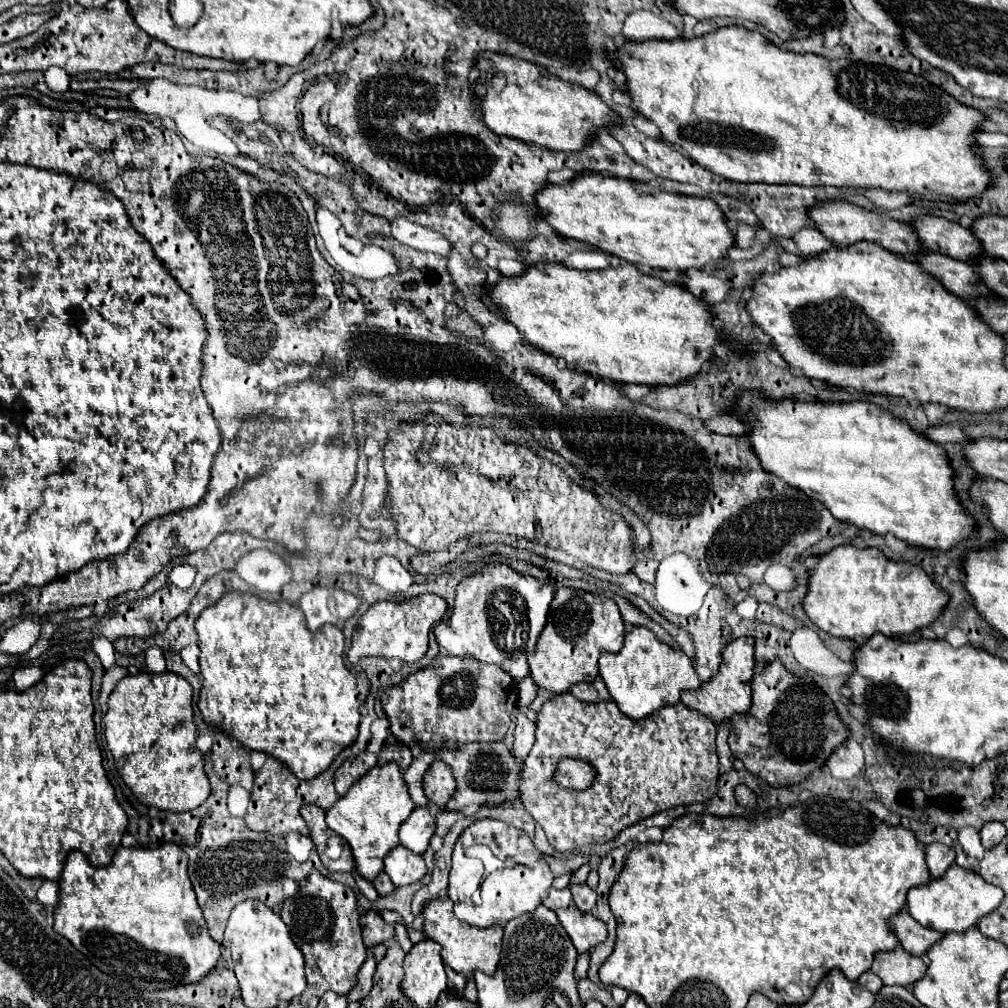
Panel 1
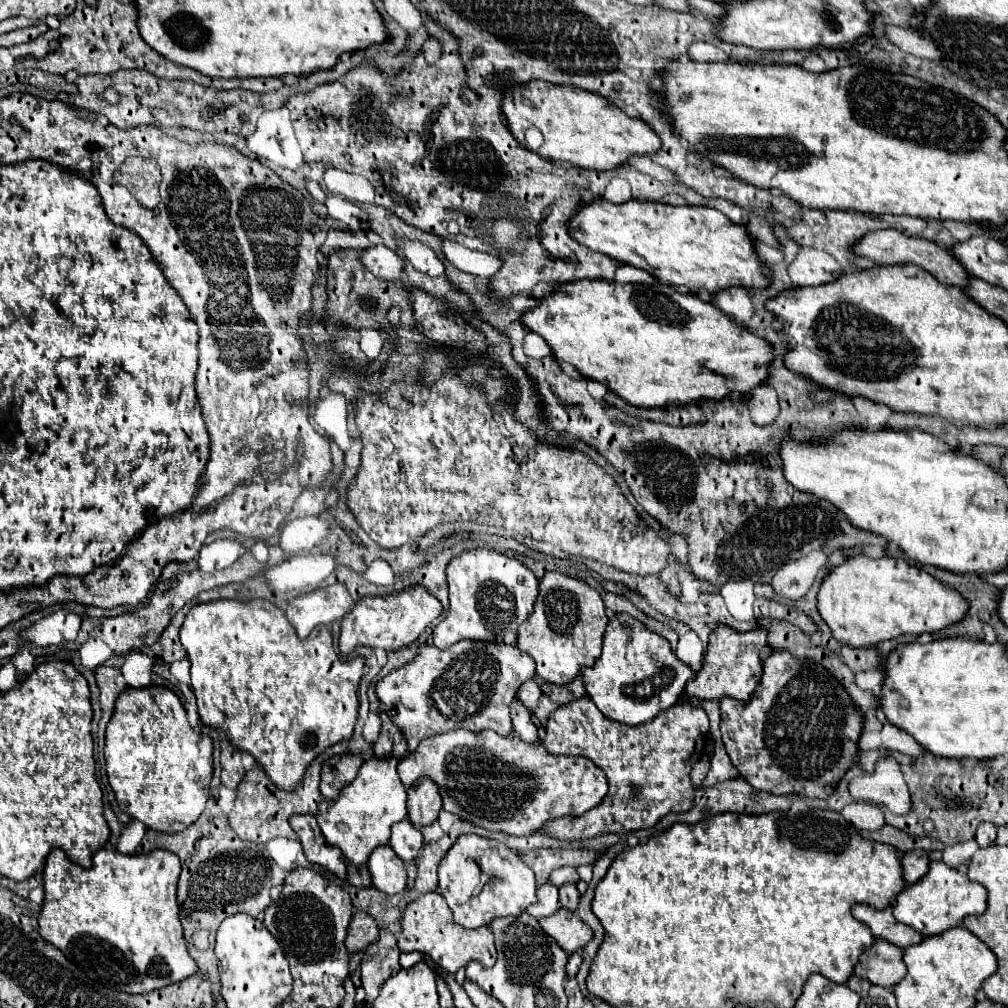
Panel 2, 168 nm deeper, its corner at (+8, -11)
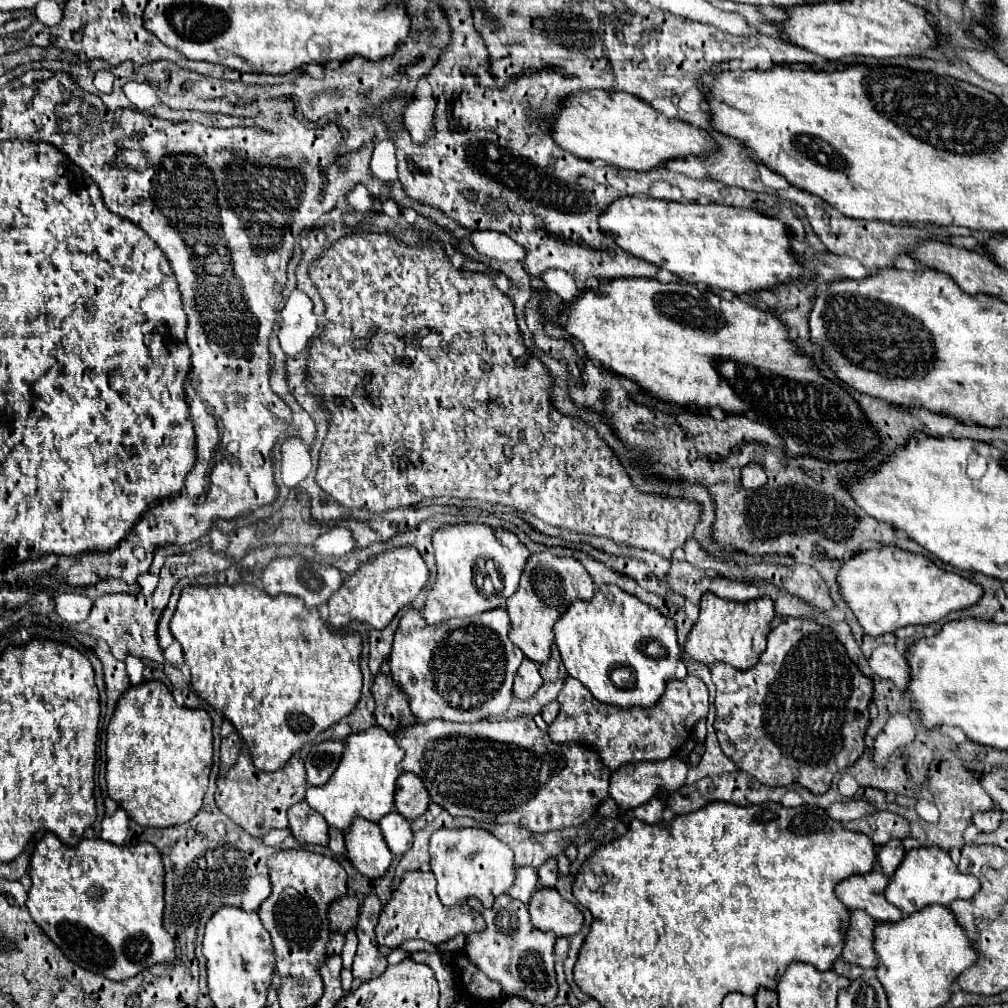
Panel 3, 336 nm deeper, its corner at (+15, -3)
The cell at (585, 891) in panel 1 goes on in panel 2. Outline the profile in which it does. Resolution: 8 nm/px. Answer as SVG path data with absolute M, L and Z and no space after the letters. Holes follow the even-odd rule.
M564 884L558 888L560 892L560 908L576 910L576 904L580 900L580 892L576 890L576 884Z

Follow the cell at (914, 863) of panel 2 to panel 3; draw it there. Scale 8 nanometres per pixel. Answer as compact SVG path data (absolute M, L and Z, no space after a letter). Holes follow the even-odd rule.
M889 840L889 844L881 846L881 850L877 852L877 862L883 868L883 872L889 876L895 874L903 858L905 858L905 848L901 840Z

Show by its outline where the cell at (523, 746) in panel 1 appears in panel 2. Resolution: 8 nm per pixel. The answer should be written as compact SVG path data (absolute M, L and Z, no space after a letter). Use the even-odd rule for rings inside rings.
M518 698L512 700L510 708L512 708L514 732L520 736L520 740L536 742L538 740L538 734L536 734L536 724L532 722L532 710L528 706L524 706Z

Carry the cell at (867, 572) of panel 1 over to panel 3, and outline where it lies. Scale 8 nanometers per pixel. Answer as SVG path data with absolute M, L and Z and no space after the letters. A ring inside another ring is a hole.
M895 546L871 548L851 556L841 564L837 582L839 594L857 616L867 636L895 632L909 624L937 622L949 612L973 606L983 594L981 586L961 578L959 574L937 568L927 556L911 554Z

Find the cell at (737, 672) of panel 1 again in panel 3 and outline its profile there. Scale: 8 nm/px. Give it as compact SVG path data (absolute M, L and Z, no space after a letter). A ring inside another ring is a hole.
M703 594L699 608L699 620L687 636L683 658L687 662L701 662L705 666L723 662L737 670L753 668L753 664L757 664L759 656L765 652L769 624L775 618L773 602L769 598L759 598L747 604L737 604L721 600L713 594Z

